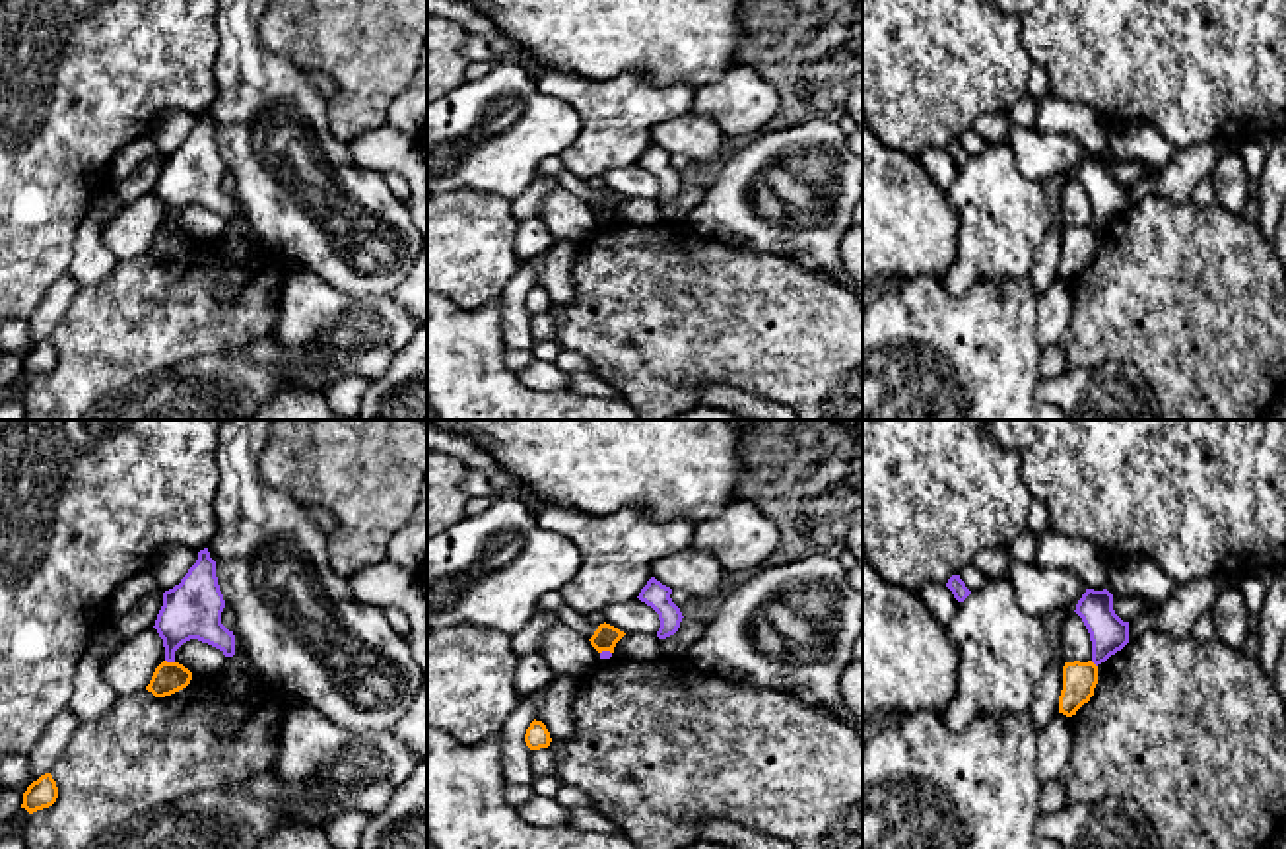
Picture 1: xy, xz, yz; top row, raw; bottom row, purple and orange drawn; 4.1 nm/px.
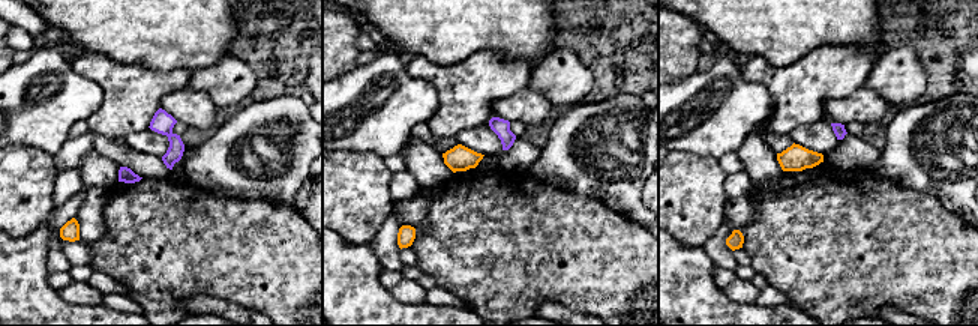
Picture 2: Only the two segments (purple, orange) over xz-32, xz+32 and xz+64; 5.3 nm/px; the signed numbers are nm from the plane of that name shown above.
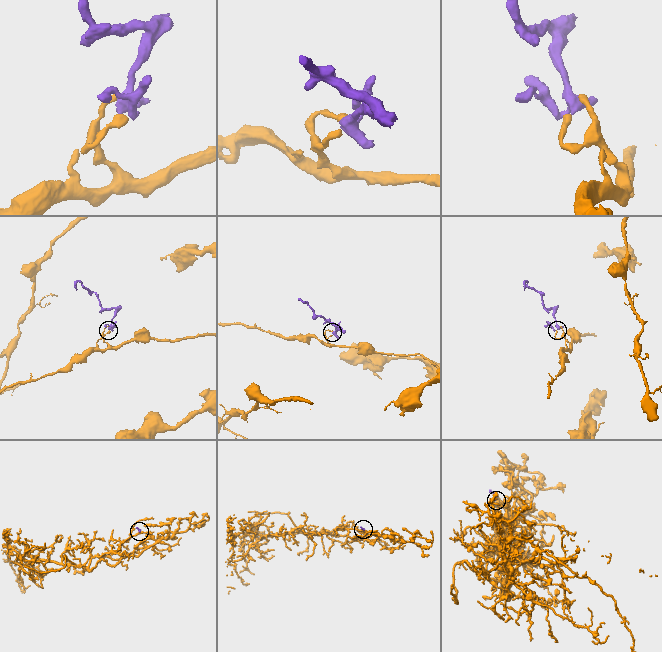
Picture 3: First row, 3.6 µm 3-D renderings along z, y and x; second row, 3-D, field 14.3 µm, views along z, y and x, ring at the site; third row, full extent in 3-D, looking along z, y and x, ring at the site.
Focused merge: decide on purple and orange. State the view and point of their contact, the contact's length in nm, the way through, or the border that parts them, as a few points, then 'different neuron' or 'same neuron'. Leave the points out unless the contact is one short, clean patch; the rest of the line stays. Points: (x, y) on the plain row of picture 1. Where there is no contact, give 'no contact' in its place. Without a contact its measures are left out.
xy (169, 226) | 40 nm | along xy (166, 224), (173, 228) | different neuron

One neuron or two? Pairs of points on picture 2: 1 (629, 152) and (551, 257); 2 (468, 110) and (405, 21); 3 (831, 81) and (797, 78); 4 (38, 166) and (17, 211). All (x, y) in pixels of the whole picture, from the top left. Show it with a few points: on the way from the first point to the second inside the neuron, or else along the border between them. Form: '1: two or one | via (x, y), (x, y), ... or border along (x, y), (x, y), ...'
1: two | border along (561, 188), (584, 196), (594, 196), (626, 217)
2: two | border along (416, 54), (440, 63), (458, 63), (468, 59)
3: one | via (822, 81), (806, 81)
4: one | via (27, 176), (17, 187), (17, 200)

